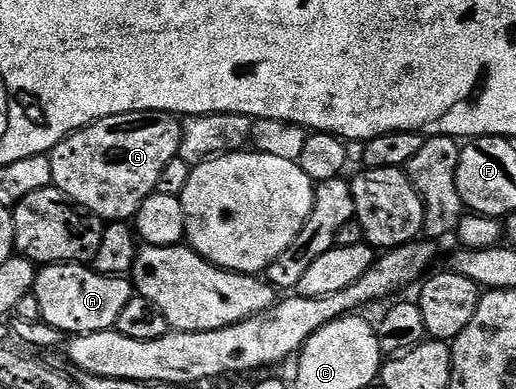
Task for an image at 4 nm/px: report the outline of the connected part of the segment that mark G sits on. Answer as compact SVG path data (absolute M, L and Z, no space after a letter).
M132 111L97 119L91 126L56 143L48 157L53 186L70 201L99 216L102 221L129 221L136 216L142 201L156 192L167 161L178 158L180 150L181 124L174 116L167 111Z

